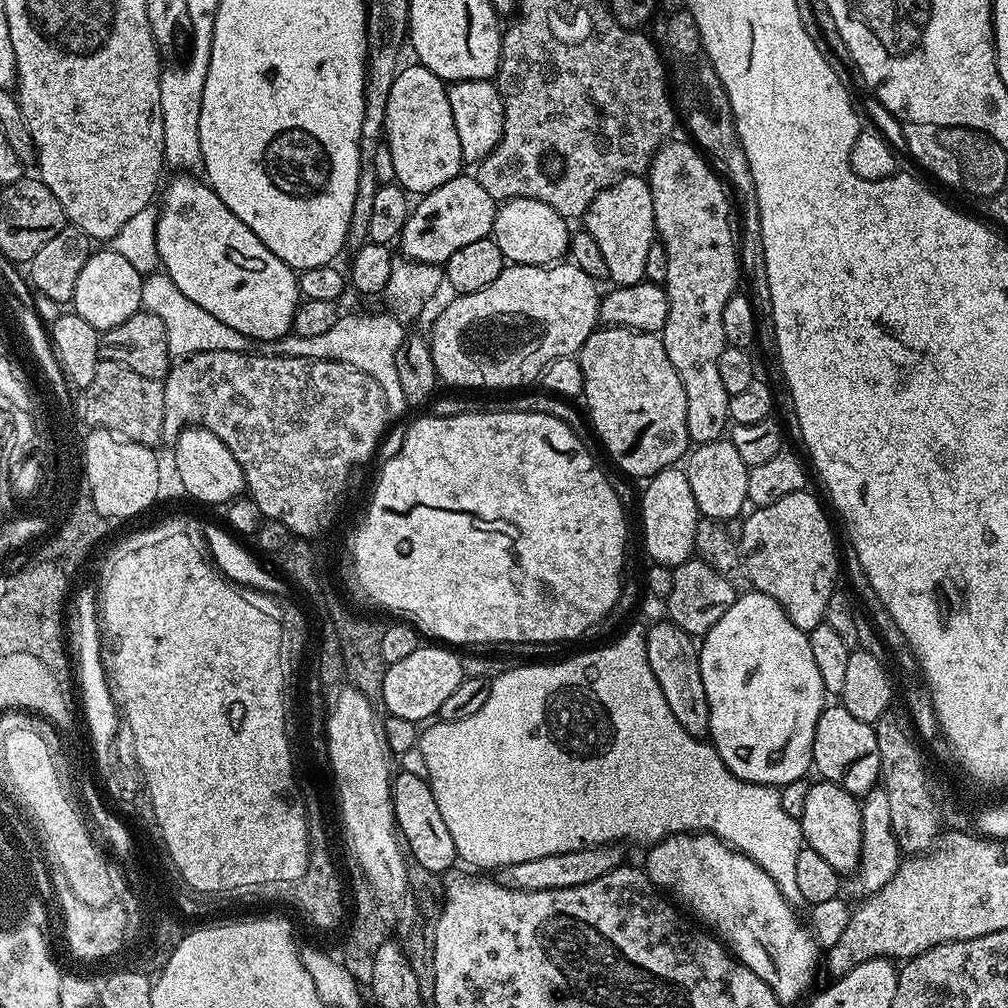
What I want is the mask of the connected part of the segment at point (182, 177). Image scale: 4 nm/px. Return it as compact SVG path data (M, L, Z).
M176 174L163 189L164 201L158 204L156 218L156 253L160 255L163 271L175 286L197 306L224 322L231 329L248 336L249 341L265 342L282 339L292 332L296 308L302 295L297 284L297 273L282 258L278 258L218 198L218 194L203 179L192 174Z

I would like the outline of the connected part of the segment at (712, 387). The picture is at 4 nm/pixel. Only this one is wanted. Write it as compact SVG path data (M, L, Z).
M669 139L657 148L646 179L654 198L656 234L666 250L666 278L663 287L668 293L668 317L662 339L670 363L674 365L674 370L678 370L678 378L682 378L682 390L686 390L686 430L689 441L698 445L721 439L730 424L729 394L726 386L722 386L722 378L718 374L718 358L726 347L722 310L726 310L726 302L737 295L736 283L741 283L742 273L729 189L716 169L702 155L701 149L676 139Z

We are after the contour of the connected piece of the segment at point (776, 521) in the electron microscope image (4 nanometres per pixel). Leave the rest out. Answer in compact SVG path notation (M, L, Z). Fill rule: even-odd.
M805 490L786 494L786 498L770 502L770 506L753 507L752 513L743 517L744 529L738 532L738 547L752 588L774 598L786 610L790 622L806 633L824 620L826 606L838 588L836 571L840 568L832 524L810 493Z

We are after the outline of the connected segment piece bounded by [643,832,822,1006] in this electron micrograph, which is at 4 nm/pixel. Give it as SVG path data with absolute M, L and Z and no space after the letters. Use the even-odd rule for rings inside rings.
M681 832L675 836L667 836L651 845L647 852L648 857L645 858L643 867L649 880L659 882L665 889L672 888L676 895L675 903L685 904L693 912L691 915L701 925L711 929L736 959L754 970L754 974L758 974L758 978L762 978L762 982L766 982L766 986L774 990L774 994L785 1006L792 1006L795 1000L803 1001L809 995L808 987L816 976L816 968L818 972L822 964L821 945L817 944L811 927L796 917L797 909L788 903L788 899L778 890L774 878L770 878L770 874L766 874L762 866L707 832Z

